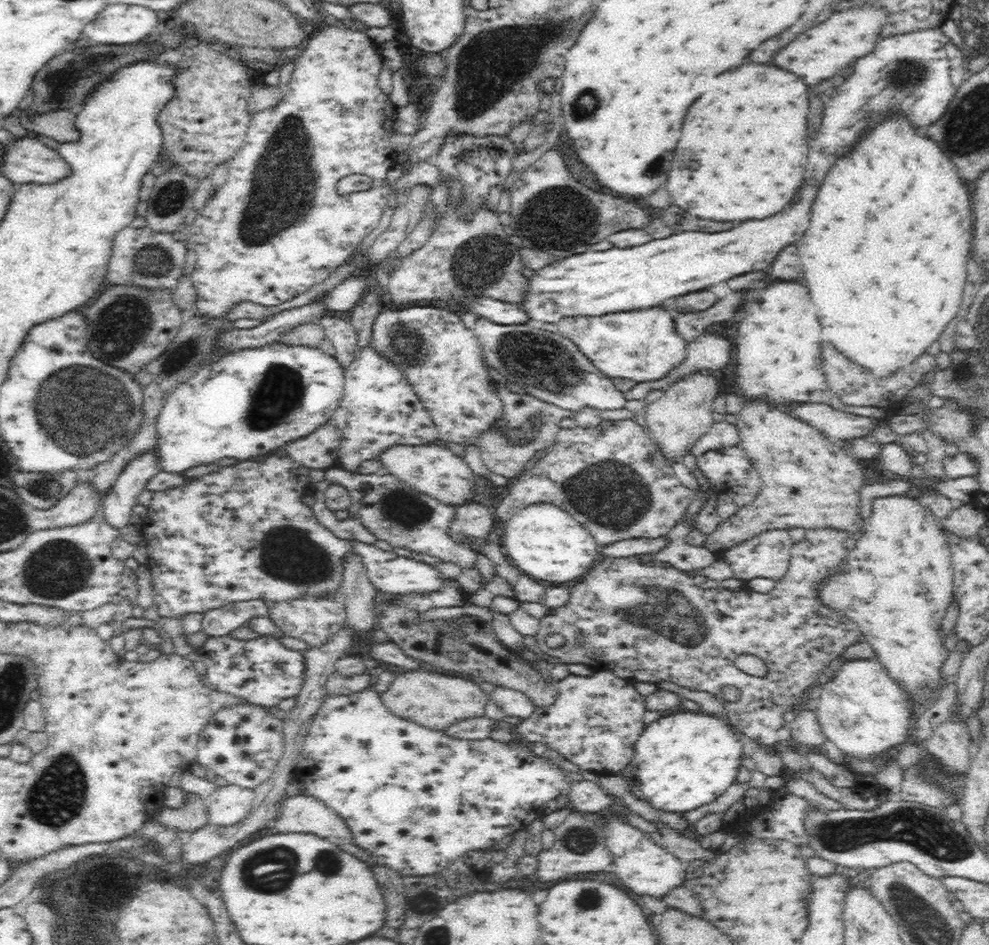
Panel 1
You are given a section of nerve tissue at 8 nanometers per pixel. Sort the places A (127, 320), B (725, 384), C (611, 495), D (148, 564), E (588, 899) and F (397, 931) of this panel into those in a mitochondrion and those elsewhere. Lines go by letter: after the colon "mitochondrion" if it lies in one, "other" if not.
A: mitochondrion
B: other
C: mitochondrion
D: other
E: mitochondrion
F: other

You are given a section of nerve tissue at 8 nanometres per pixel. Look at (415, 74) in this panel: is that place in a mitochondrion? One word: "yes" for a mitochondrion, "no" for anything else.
no

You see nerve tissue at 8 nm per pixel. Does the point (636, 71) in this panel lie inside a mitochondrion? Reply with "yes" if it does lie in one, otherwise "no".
no

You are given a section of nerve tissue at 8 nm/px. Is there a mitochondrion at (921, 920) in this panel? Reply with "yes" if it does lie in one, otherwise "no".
yes

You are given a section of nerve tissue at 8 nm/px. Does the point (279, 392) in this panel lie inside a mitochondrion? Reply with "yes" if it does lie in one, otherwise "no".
yes

